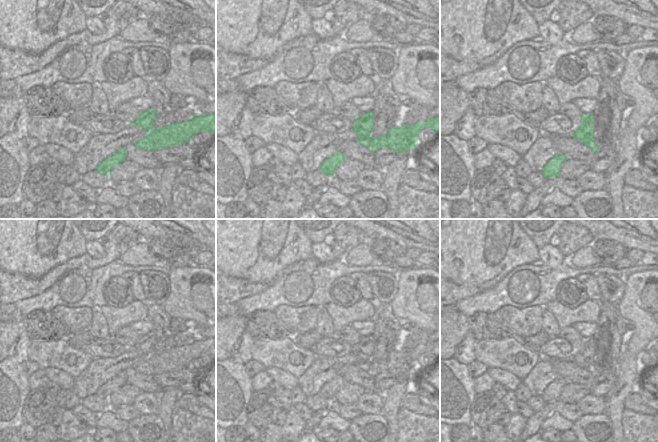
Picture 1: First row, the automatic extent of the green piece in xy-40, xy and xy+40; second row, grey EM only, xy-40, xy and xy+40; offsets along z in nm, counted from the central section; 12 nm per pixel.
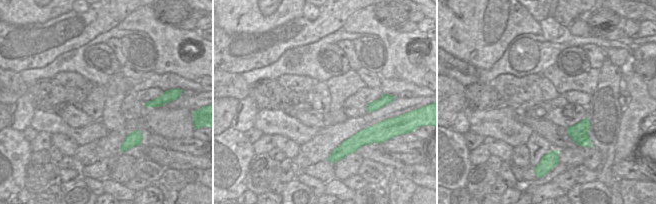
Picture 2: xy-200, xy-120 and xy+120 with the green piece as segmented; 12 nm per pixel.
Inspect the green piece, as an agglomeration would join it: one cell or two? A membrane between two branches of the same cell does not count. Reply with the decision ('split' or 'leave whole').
split

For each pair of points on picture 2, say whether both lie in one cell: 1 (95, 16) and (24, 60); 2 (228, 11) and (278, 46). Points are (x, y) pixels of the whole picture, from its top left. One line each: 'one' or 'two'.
1: one
2: two

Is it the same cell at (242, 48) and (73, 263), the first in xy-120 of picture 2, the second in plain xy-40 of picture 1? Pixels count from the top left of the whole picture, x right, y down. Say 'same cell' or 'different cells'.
same cell

